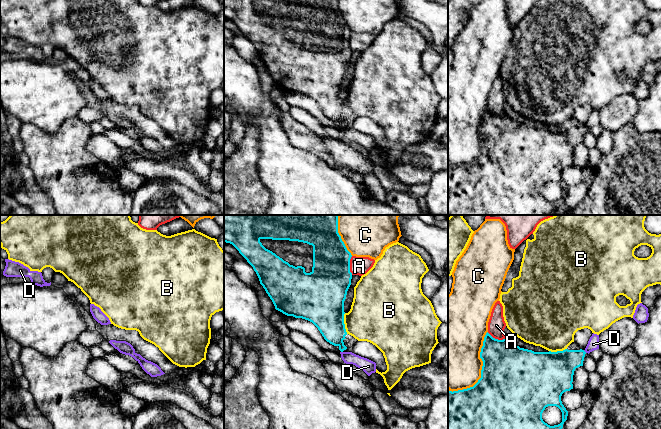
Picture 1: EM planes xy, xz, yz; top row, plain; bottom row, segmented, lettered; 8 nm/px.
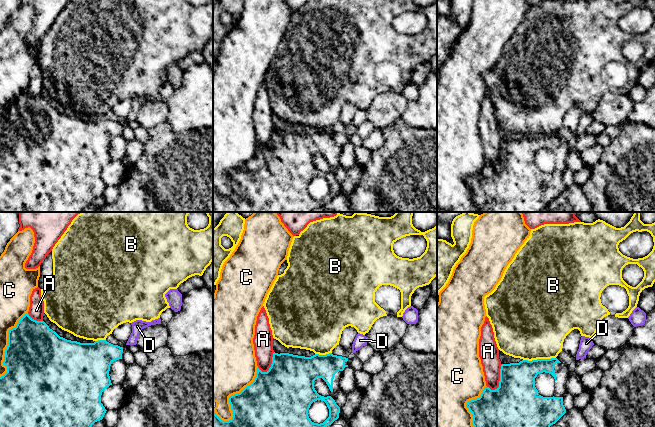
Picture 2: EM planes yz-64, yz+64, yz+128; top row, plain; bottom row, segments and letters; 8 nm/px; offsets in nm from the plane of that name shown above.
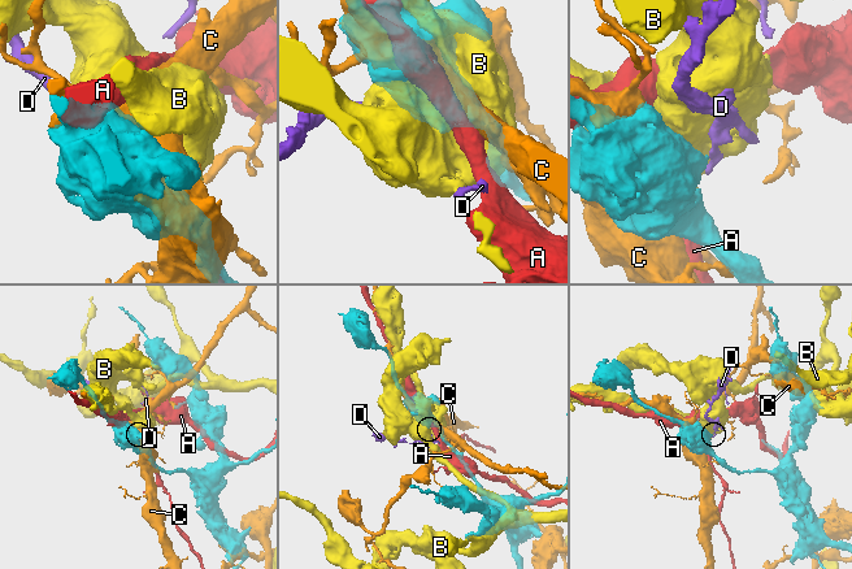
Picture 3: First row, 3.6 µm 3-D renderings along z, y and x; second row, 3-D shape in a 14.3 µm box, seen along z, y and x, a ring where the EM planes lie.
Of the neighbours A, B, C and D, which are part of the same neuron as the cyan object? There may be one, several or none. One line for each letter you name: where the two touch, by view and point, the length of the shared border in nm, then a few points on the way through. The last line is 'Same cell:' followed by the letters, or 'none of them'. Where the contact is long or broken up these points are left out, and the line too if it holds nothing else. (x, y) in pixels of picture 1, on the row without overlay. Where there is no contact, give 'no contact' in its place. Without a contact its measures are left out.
Same cell: none of them

